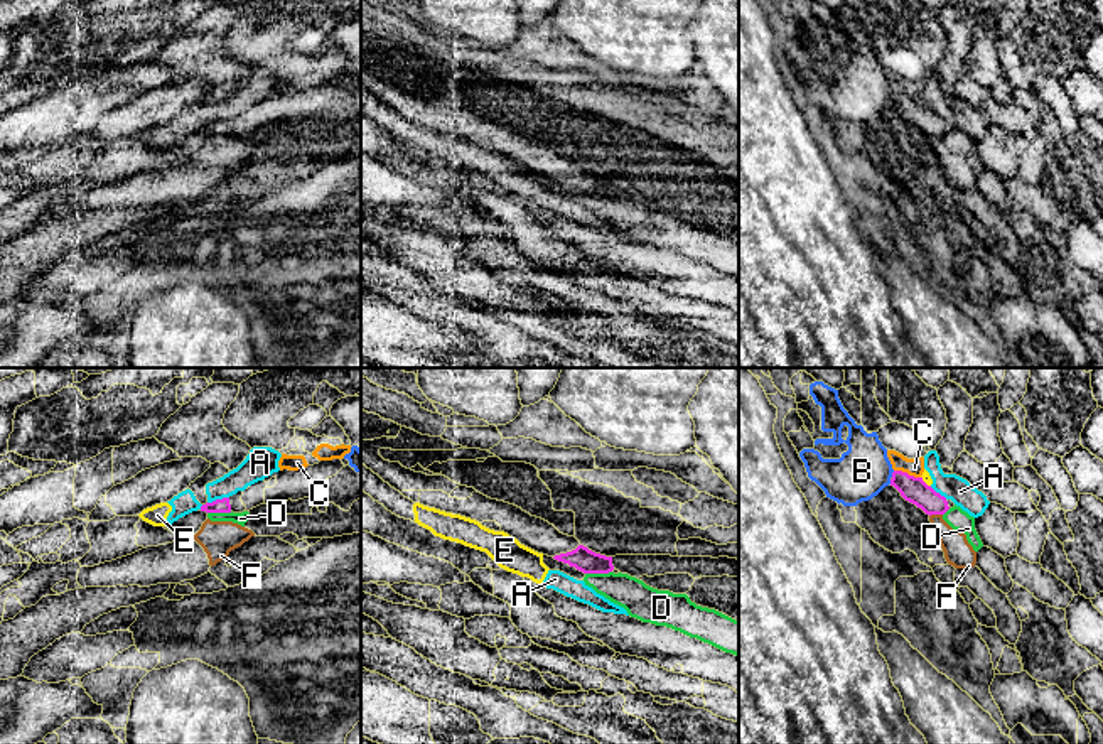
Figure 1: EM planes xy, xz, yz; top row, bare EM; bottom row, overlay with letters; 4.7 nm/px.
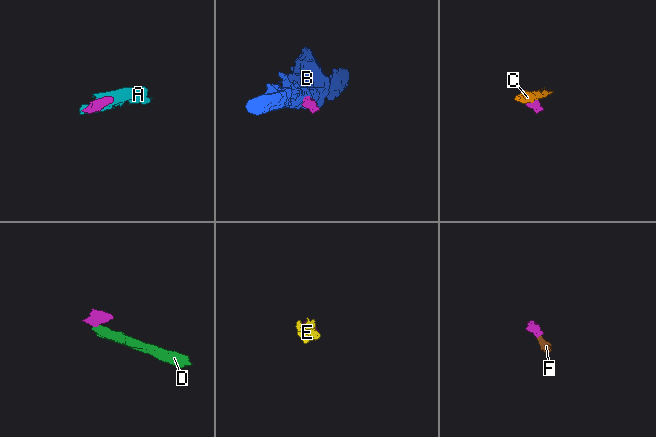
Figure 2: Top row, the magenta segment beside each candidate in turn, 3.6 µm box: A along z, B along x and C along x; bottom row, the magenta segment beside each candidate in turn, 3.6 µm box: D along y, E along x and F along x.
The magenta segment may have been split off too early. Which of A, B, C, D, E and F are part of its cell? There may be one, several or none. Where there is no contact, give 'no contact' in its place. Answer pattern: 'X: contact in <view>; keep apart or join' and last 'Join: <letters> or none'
A: contact in xy; keep apart
B: contact in yz; keep apart
C: contact in yz; keep apart
D: contact in xz; keep apart
E: contact in yz; keep apart
F: contact in yz; keep apart
Join: none

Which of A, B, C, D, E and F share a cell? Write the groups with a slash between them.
A E / B / C / D F

